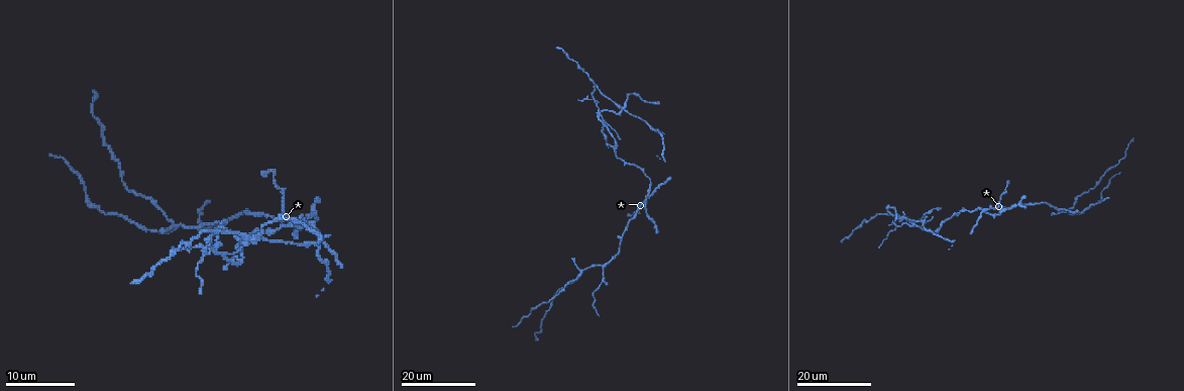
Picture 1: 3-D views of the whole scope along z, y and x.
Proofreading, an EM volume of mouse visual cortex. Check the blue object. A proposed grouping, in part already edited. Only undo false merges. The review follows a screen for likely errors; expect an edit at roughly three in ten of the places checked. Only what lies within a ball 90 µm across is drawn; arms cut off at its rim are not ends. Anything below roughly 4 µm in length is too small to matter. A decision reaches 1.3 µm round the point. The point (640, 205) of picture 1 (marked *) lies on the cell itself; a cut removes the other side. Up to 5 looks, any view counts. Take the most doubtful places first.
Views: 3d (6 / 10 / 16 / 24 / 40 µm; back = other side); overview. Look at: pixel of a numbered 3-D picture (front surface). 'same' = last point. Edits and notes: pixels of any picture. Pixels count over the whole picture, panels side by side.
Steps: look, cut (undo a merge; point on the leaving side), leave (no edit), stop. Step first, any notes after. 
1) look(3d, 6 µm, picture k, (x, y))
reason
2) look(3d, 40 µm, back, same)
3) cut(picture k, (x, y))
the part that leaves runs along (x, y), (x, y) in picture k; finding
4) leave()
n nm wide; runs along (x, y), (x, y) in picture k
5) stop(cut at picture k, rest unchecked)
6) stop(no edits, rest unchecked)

look(3d, 24 µm, picture 1, (651, 195))
three arms meet

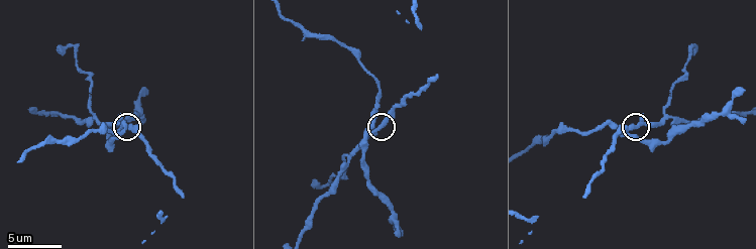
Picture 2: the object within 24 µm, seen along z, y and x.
look(3d, 10 µm, picture 2, (131, 128))

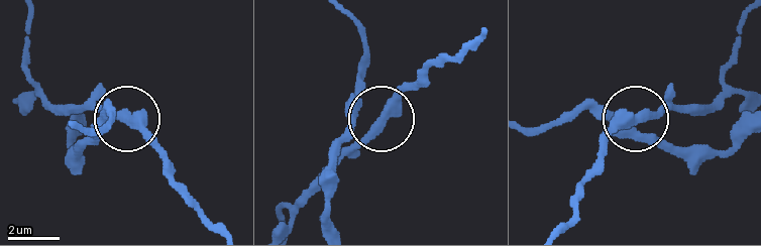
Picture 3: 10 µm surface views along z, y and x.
leave()
3 arms; runs along (720, 93), (702, 104), (669, 104), (637, 114), (601, 153) in picture 3; continuous, no second cell

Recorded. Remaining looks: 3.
look(3d, 16 µm, picture 1, (580, 275))
three-way junction

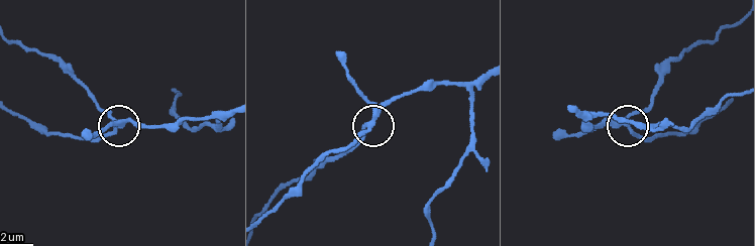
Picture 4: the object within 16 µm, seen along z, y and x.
look(3d, 10 µm, picture 4, (367, 125))

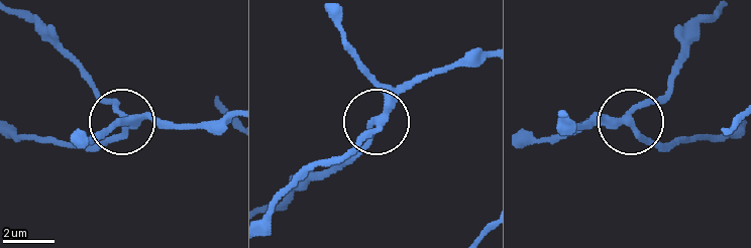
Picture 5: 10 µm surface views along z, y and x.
leave()
side arm 30 µm; 3 arms; continuous, no second cell

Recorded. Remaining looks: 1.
stop(no edits, rest unchecked)

